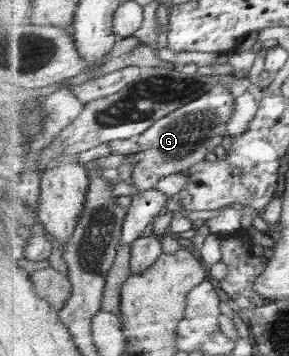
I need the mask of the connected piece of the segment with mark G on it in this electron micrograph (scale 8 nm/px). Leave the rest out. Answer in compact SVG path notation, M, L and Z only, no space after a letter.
M214 86L199 99L156 121L137 137L135 140L142 146L142 151L137 155L137 164L128 180L135 192L154 190L156 184L164 177L188 171L222 146L228 132L228 120L234 115L236 99L238 98L230 93L228 87Z

